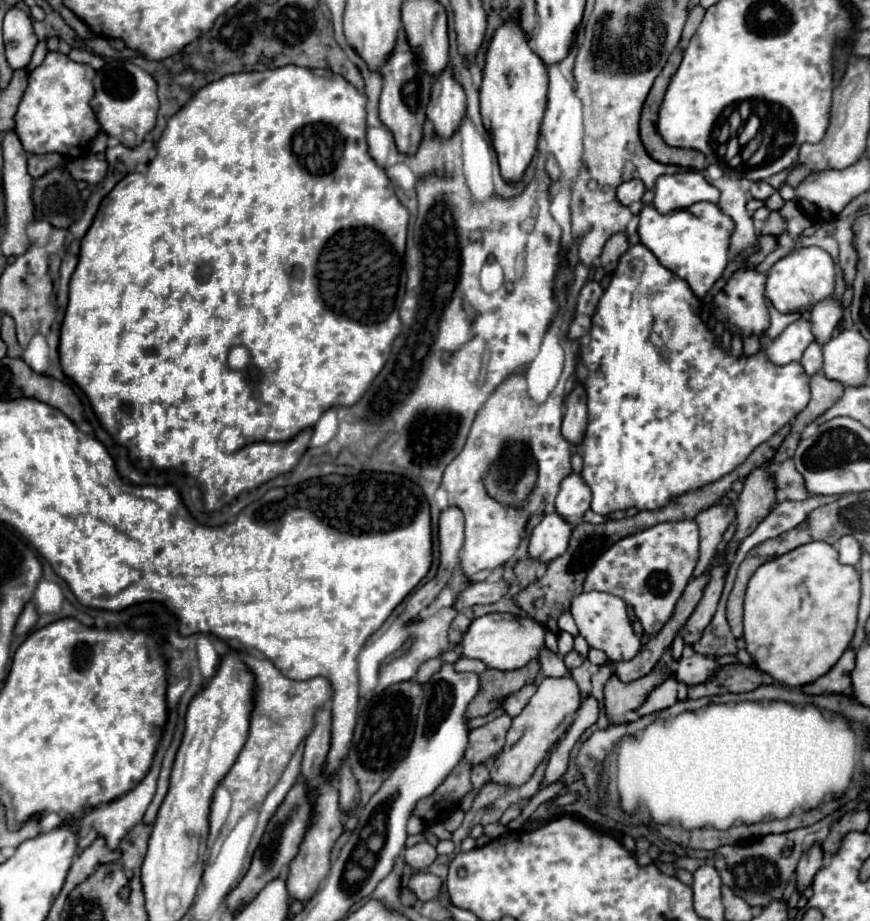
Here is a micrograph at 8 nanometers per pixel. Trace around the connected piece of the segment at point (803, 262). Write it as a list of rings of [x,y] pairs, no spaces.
[[[801,248],[781,258],[767,276],[765,294],[779,312],[811,312],[811,308],[831,298],[835,288],[835,264],[821,248]]]

